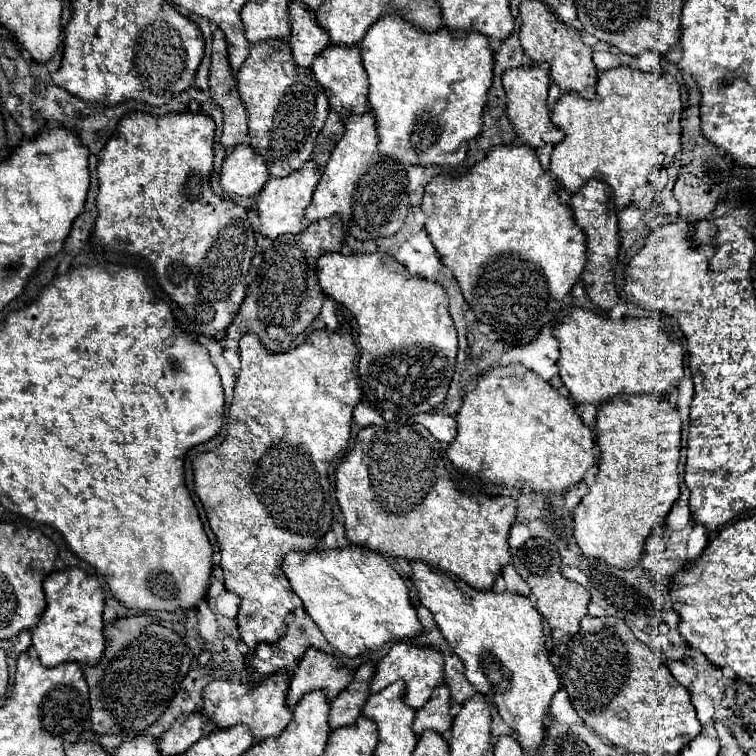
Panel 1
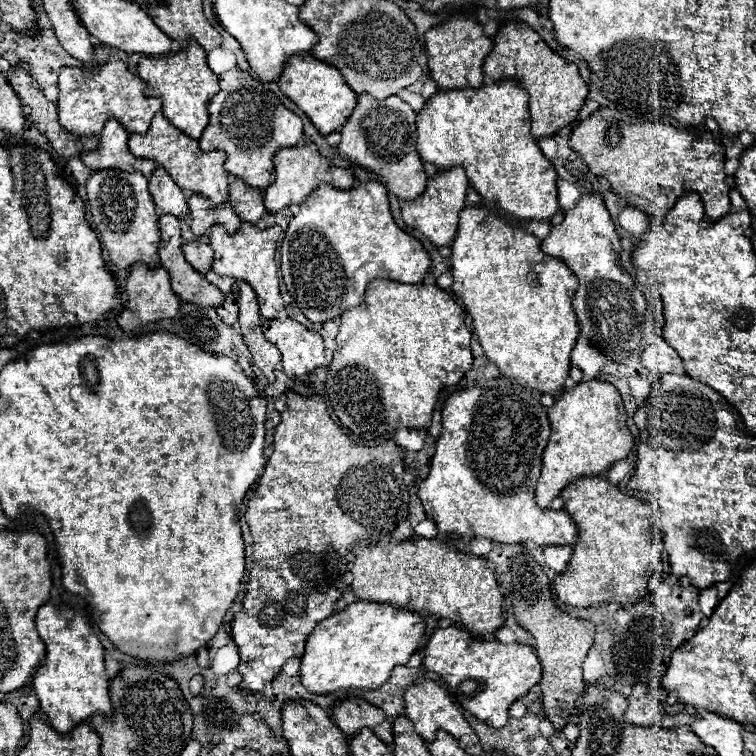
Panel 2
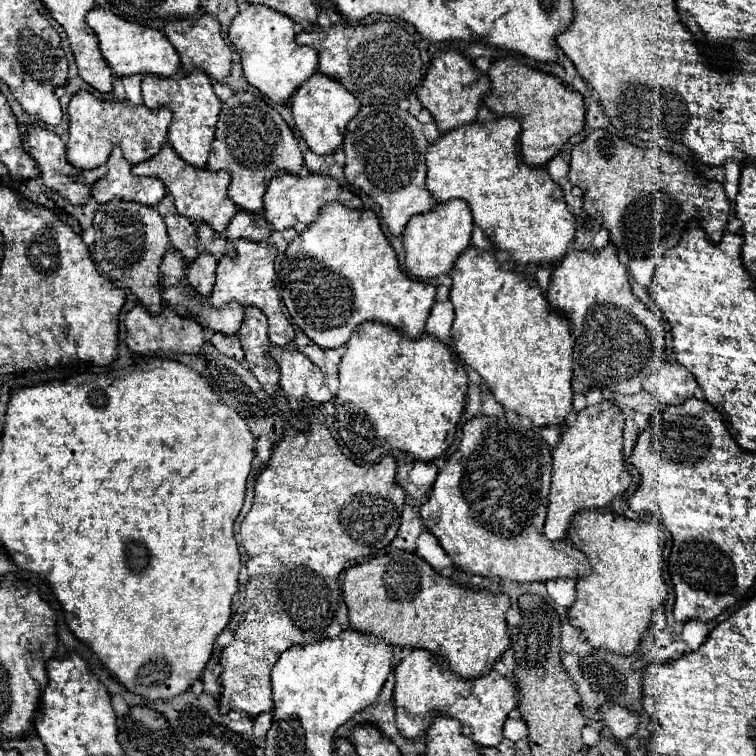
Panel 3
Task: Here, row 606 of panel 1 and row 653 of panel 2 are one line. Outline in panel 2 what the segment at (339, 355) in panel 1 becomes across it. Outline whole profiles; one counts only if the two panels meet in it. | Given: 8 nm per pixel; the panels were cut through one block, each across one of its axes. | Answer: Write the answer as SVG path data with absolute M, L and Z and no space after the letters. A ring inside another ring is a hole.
M286 392L286 410L282 412L282 422L276 426L274 452L266 462L264 474L260 476L258 488L248 500L244 514L254 538L256 562L250 568L242 610L232 622L232 638L240 650L238 672L244 676L238 686L240 690L262 692L288 658L302 654L306 638L316 624L334 614L334 602L346 588L342 578L348 572L348 560L340 558L340 554L348 554L354 544L360 544L360 540L390 534L408 518L410 494L402 474L402 448L396 450L394 442L384 442L372 450L360 446L330 418L322 396Z

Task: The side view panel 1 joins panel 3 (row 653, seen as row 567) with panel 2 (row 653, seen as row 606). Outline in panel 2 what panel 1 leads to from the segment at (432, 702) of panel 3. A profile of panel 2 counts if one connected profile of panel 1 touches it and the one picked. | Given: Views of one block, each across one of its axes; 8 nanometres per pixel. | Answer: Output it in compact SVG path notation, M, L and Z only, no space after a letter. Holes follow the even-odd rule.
M458 626L438 628L426 644L424 668L436 672L446 682L454 700L470 714L488 722L488 726L504 726L508 722L508 708L512 702L522 698L534 684L540 682L542 666L532 646L514 642L504 644L500 640L484 640L472 636L468 630ZM454 646L458 652L450 652Z

